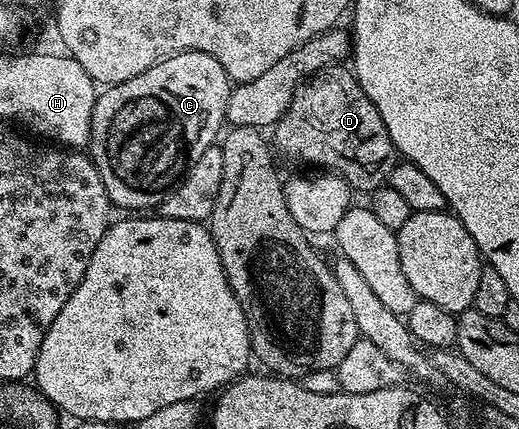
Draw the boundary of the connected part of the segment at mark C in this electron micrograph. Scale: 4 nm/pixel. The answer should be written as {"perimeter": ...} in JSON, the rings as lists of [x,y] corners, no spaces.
{"perimeter":[[[182,50],[180,54],[173,54],[170,58],[163,58],[159,62],[153,62],[149,69],[141,72],[141,76],[133,76],[133,80],[125,80],[116,86],[108,86],[96,97],[93,104],[93,116],[91,117],[91,141],[89,143],[89,157],[94,162],[97,172],[107,189],[107,195],[112,207],[123,209],[123,212],[147,212],[150,208],[158,207],[165,195],[178,183],[179,179],[187,173],[188,168],[205,152],[205,148],[216,145],[221,131],[225,126],[227,116],[227,101],[231,95],[233,83],[227,77],[225,68],[213,60],[211,54],[197,52],[196,50]]]}

